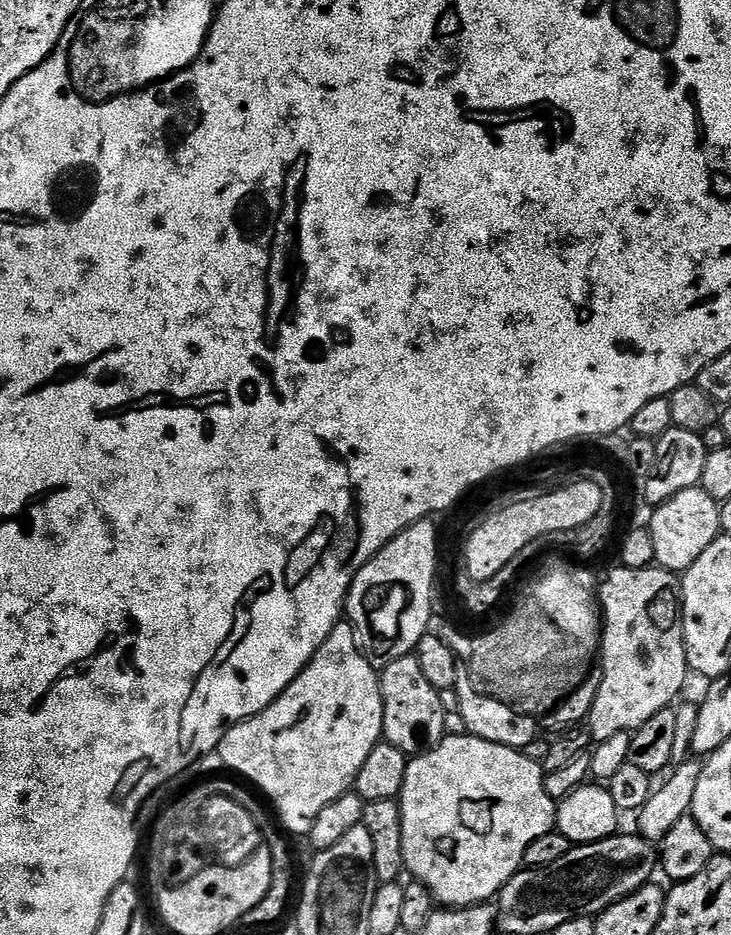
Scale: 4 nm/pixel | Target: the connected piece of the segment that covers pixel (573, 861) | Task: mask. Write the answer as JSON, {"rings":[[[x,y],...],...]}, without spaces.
{"rings":[[[639,834],[608,836],[593,844],[577,844],[569,847],[558,862],[550,862],[543,868],[543,875],[561,876],[568,880],[567,918],[591,916],[605,912],[614,902],[626,898],[653,879],[652,871],[658,868],[658,852]]]}

